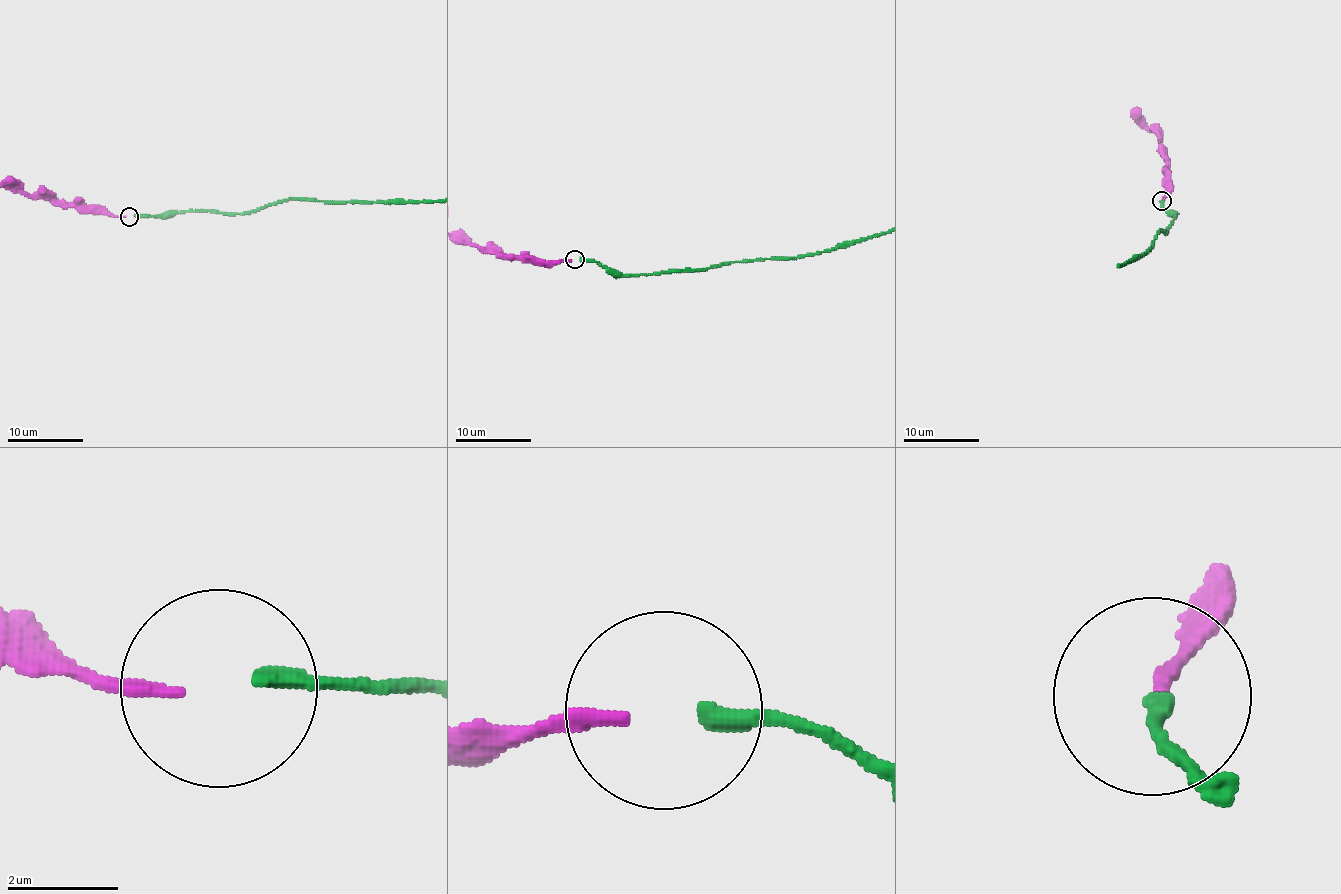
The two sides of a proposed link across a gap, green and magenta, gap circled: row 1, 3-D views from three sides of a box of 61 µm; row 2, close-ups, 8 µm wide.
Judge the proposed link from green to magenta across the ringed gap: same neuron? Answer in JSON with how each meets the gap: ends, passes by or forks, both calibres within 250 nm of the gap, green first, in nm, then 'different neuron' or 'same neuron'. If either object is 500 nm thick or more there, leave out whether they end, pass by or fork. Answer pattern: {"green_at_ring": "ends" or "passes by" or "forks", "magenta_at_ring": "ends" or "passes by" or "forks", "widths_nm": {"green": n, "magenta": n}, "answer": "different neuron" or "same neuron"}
{"green_at_ring": "ends", "magenta_at_ring": "ends", "widths_nm": {"green": 320, "magenta": 240}, "answer": "same neuron"}

